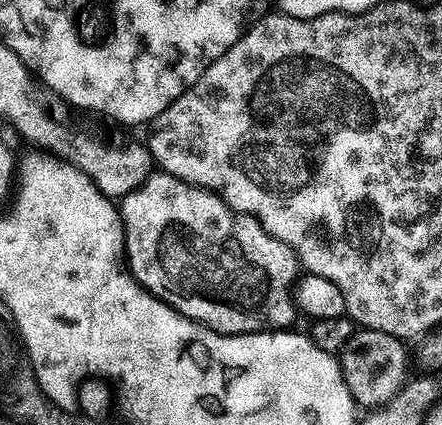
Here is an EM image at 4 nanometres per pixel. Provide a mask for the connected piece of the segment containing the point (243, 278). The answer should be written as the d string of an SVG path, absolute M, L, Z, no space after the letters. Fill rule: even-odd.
M153 171L130 193L118 200L124 236L126 267L152 296L166 302L186 318L204 324L223 336L247 332L288 330L298 317L294 289L301 271L296 252L274 238L252 216L235 212L225 200L208 188L179 180L169 172Z

